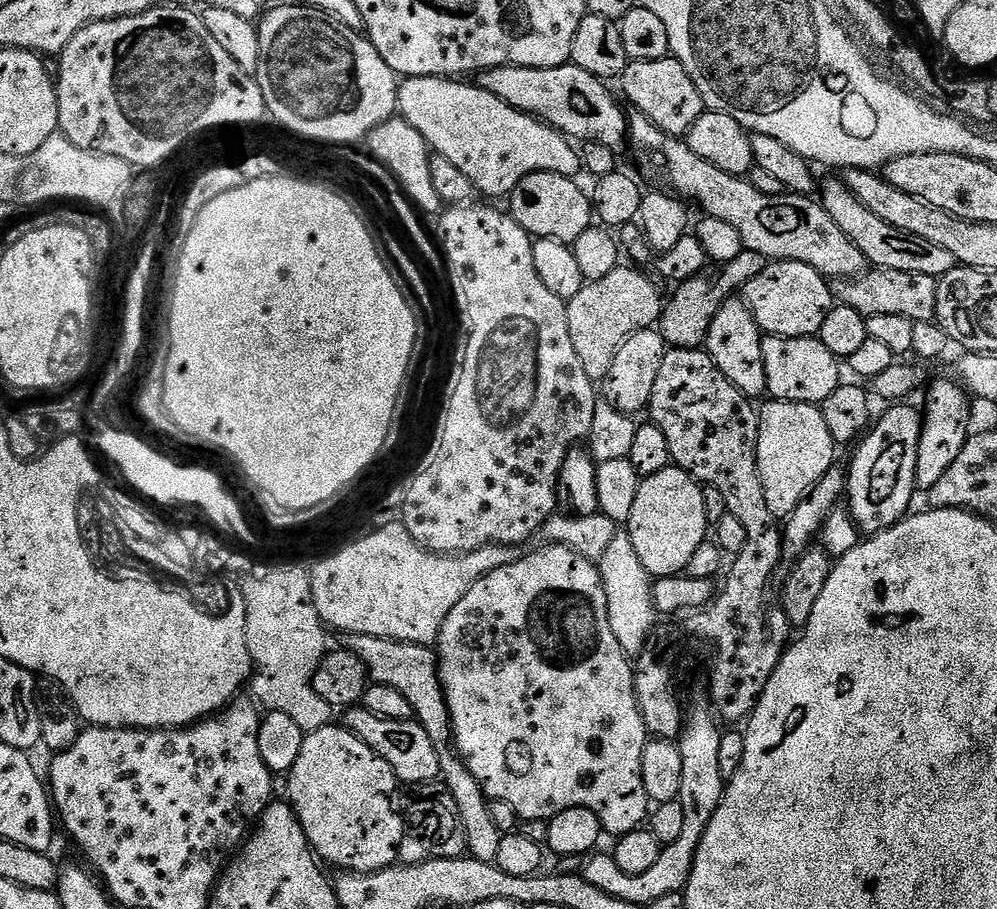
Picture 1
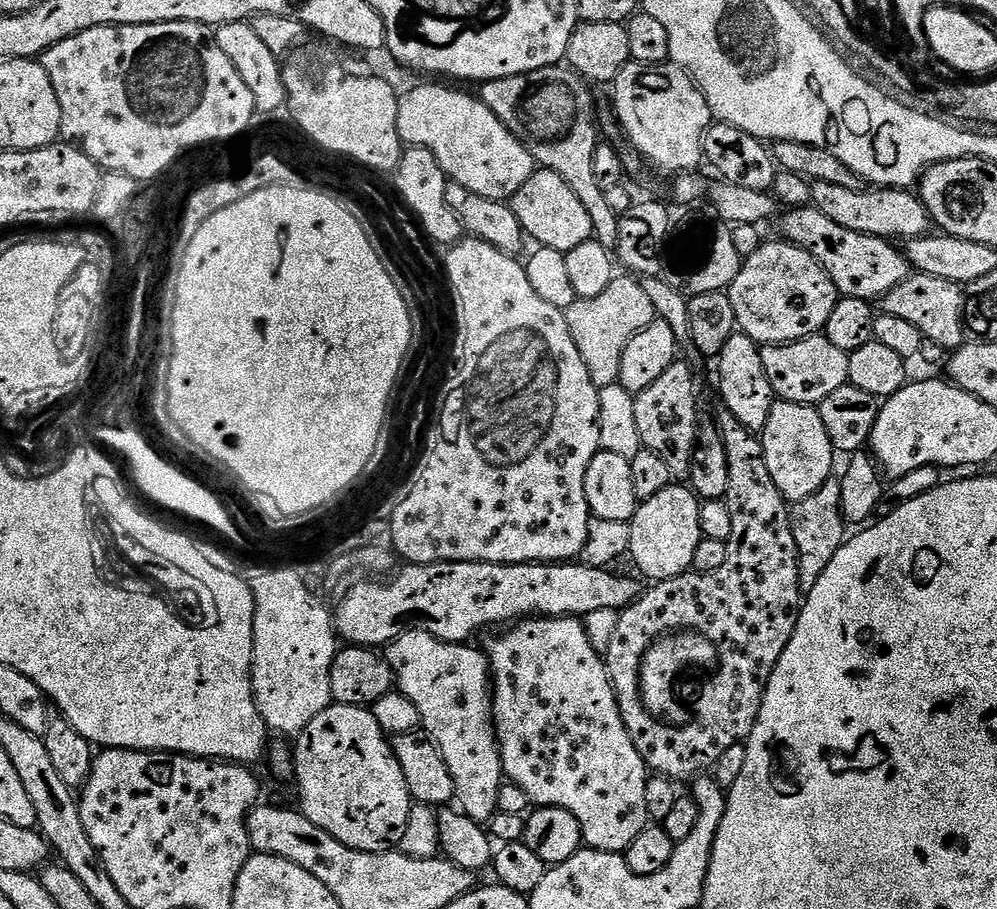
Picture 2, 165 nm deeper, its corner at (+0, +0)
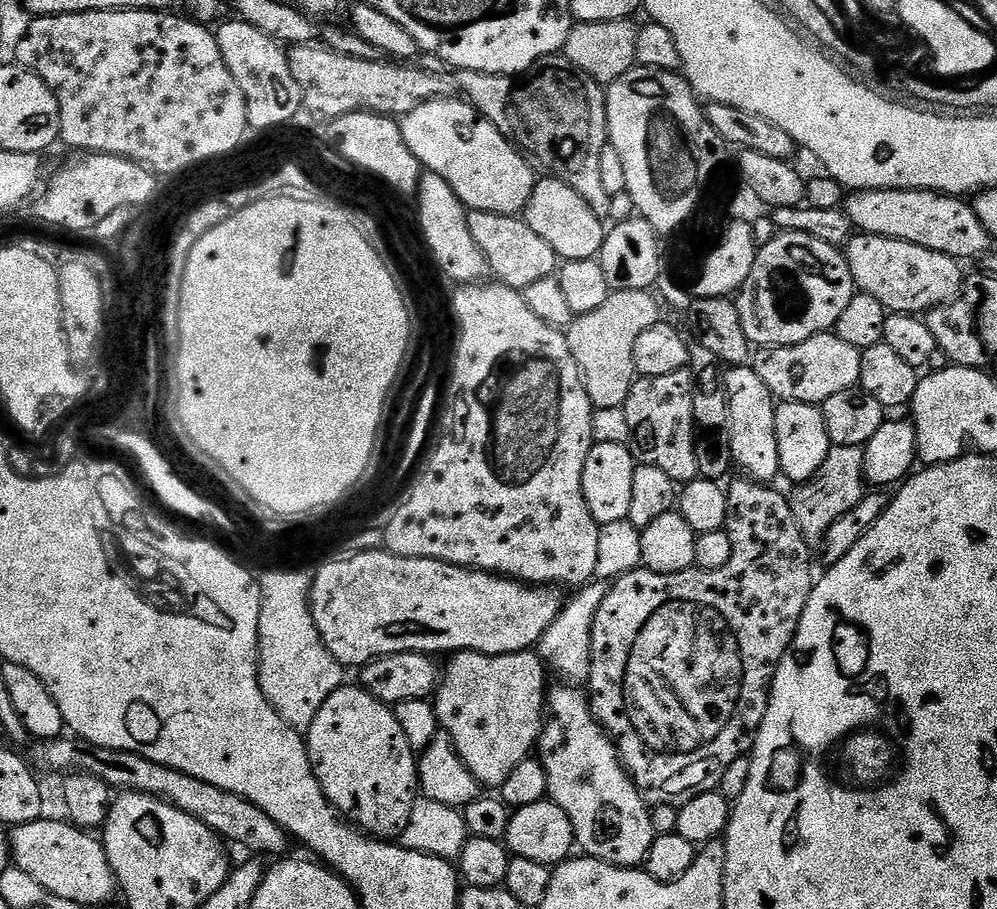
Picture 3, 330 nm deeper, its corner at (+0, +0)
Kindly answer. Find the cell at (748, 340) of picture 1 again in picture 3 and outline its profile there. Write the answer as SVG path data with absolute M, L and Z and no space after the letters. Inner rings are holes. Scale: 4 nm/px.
M732 366L723 373L722 387L726 393L726 415L732 441L732 463L741 468L749 480L772 482L781 475L776 433L777 399L762 382L752 366Z

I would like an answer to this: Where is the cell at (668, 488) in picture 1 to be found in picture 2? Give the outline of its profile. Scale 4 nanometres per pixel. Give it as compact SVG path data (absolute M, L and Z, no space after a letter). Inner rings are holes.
M673 482L637 507L630 521L632 529L628 550L630 560L636 563L637 570L641 572L639 575L645 581L673 580L691 569L694 550L698 550L702 539L700 506L701 501L691 487Z

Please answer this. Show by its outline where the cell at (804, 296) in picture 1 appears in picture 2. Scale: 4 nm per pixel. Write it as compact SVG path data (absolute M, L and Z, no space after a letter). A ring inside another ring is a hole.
M761 243L754 254L741 263L734 282L727 288L730 306L734 306L737 329L758 345L793 344L807 336L823 333L838 293L830 274L811 252L796 244Z

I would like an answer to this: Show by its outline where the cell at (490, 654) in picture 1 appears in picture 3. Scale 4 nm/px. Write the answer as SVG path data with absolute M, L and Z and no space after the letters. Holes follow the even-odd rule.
M553 687L547 697L544 729L538 741L538 758L548 779L548 796L566 810L566 818L570 818L574 826L576 844L581 853L619 868L640 868L657 838L649 805L624 767L612 737L593 716L589 697L585 693L583 696L579 687L564 687L568 688Z

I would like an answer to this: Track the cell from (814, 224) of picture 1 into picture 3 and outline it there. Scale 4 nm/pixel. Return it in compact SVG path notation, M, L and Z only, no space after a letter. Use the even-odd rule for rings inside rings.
M856 234L848 241L843 254L848 259L850 274L854 278L857 289L870 294L870 298L878 298L878 302L882 302L882 306L887 308L889 313L927 313L929 308L937 308L939 304L946 304L949 300L956 299L966 279L966 272L960 269L963 268L961 261L950 258L938 250L926 250L926 246L914 246L914 242Z

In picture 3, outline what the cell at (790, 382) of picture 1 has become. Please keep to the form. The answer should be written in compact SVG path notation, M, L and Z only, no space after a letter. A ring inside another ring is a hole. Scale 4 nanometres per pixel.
M823 332L806 342L785 348L769 348L754 360L757 374L780 402L802 402L822 406L826 398L834 398L842 390L857 387L862 370L861 349L842 342L832 332Z

